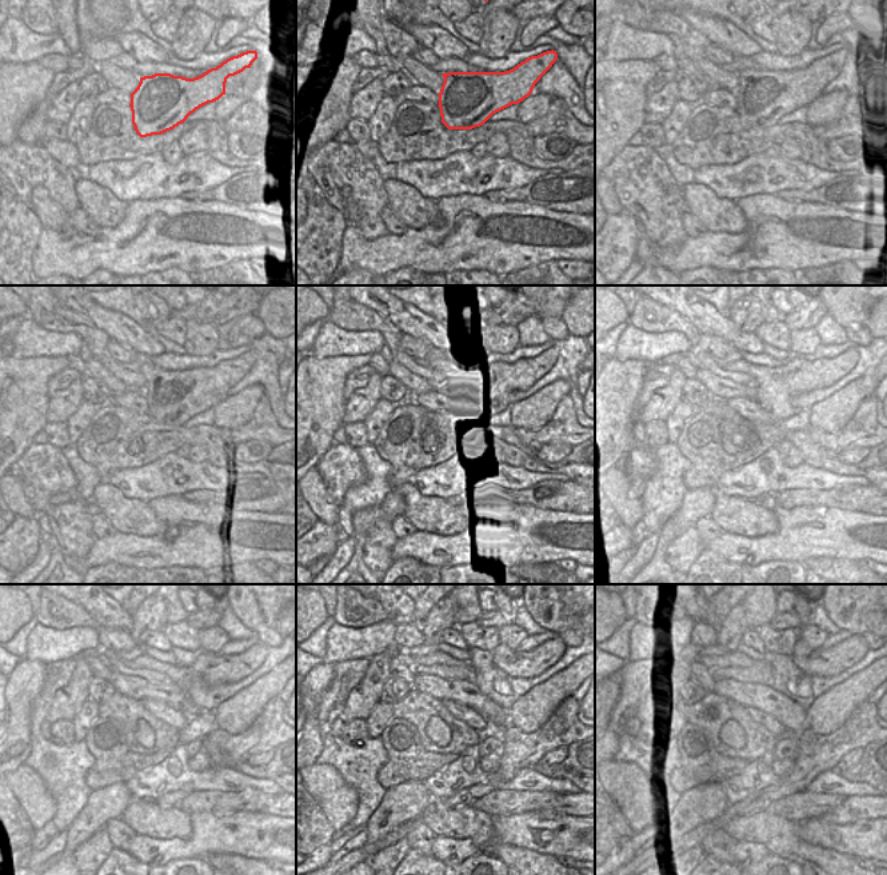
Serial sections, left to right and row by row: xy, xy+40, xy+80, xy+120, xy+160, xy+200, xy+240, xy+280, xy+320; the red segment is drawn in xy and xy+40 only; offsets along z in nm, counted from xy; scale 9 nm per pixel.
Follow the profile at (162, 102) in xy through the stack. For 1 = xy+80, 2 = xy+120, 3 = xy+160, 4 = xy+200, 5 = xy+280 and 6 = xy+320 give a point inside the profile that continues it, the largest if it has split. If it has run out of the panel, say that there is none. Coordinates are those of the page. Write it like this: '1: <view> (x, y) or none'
1: xy+80 (763, 96)
2: xy+120 (174, 396)
3: xy+160 (476, 395)
4: xy+200 (776, 387)
5: xy+280 (512, 662)
6: xy+320 (815, 662)

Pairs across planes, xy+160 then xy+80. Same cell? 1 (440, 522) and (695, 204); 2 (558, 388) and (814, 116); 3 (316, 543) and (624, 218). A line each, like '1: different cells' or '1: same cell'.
1: same cell
2: same cell
3: same cell

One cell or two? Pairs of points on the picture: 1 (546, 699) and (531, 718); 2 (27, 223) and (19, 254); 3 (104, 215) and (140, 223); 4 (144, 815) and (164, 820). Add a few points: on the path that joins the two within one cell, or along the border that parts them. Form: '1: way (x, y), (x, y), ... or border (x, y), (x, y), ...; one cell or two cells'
1: way (542, 703), (531, 714); one cell
2: way (19, 231), (19, 246); one cell
3: border (128, 203), (126, 215), (115, 226), (100, 228); two cells
4: way (150, 819), (159, 820); one cell

